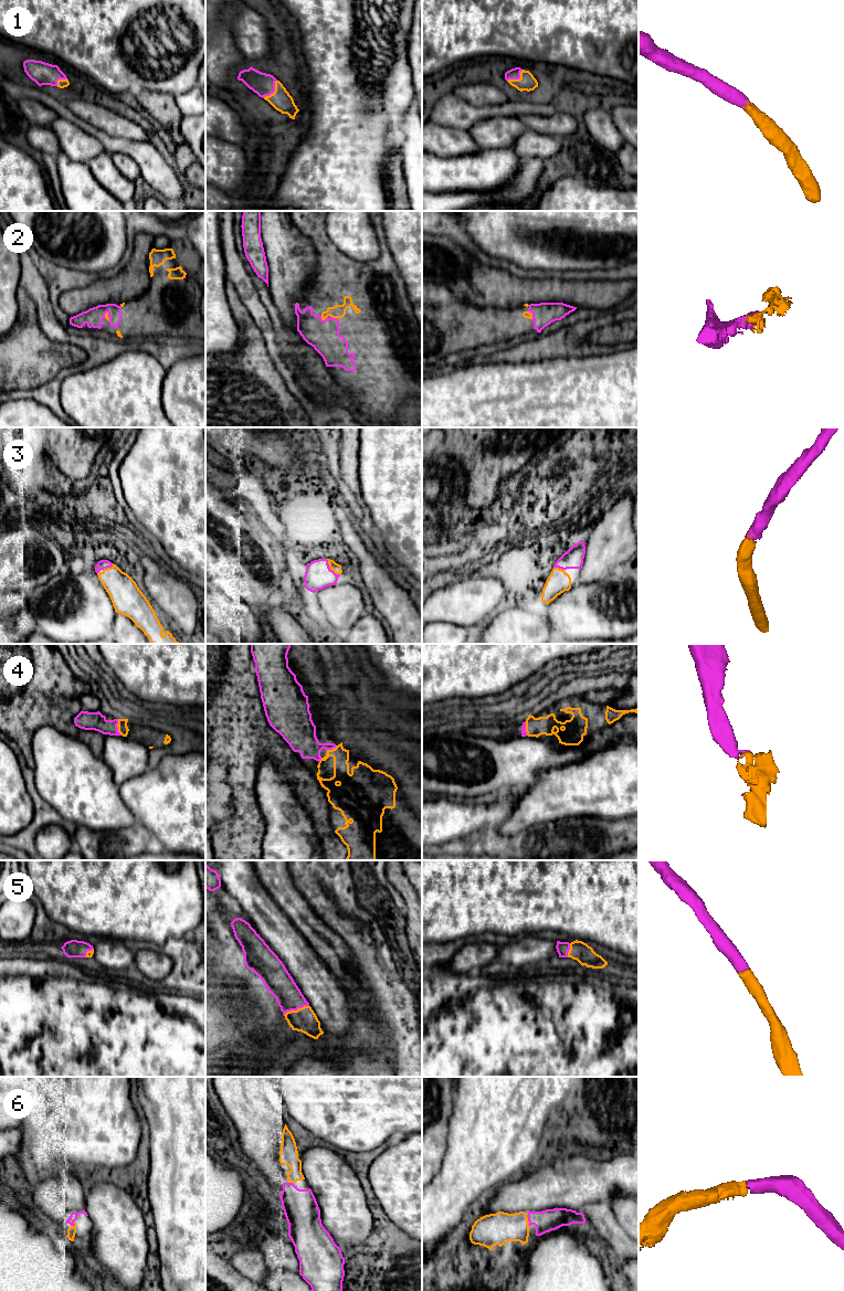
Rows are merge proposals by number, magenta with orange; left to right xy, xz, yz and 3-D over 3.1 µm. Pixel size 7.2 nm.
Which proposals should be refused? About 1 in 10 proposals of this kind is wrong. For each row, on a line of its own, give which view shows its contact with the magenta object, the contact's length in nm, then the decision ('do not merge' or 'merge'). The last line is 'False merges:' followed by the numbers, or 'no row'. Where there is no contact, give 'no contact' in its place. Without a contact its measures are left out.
1: contact in xz; length 170 nm; merge
2: contact in xz; length 50 nm; merge
3: contact in xz; length 160 nm; merge
4: contact in xy; length 120 nm; merge
5: contact in xz; length 200 nm; merge
6: contact in yz; length 90 nm; merge
False merges: no row

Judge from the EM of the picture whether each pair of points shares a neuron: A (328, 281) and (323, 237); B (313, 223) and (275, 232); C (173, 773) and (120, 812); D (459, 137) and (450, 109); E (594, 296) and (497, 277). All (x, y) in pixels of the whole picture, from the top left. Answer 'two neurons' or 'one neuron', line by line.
A: one neuron
B: two neurons
C: two neurons
D: two neurons
E: one neuron

